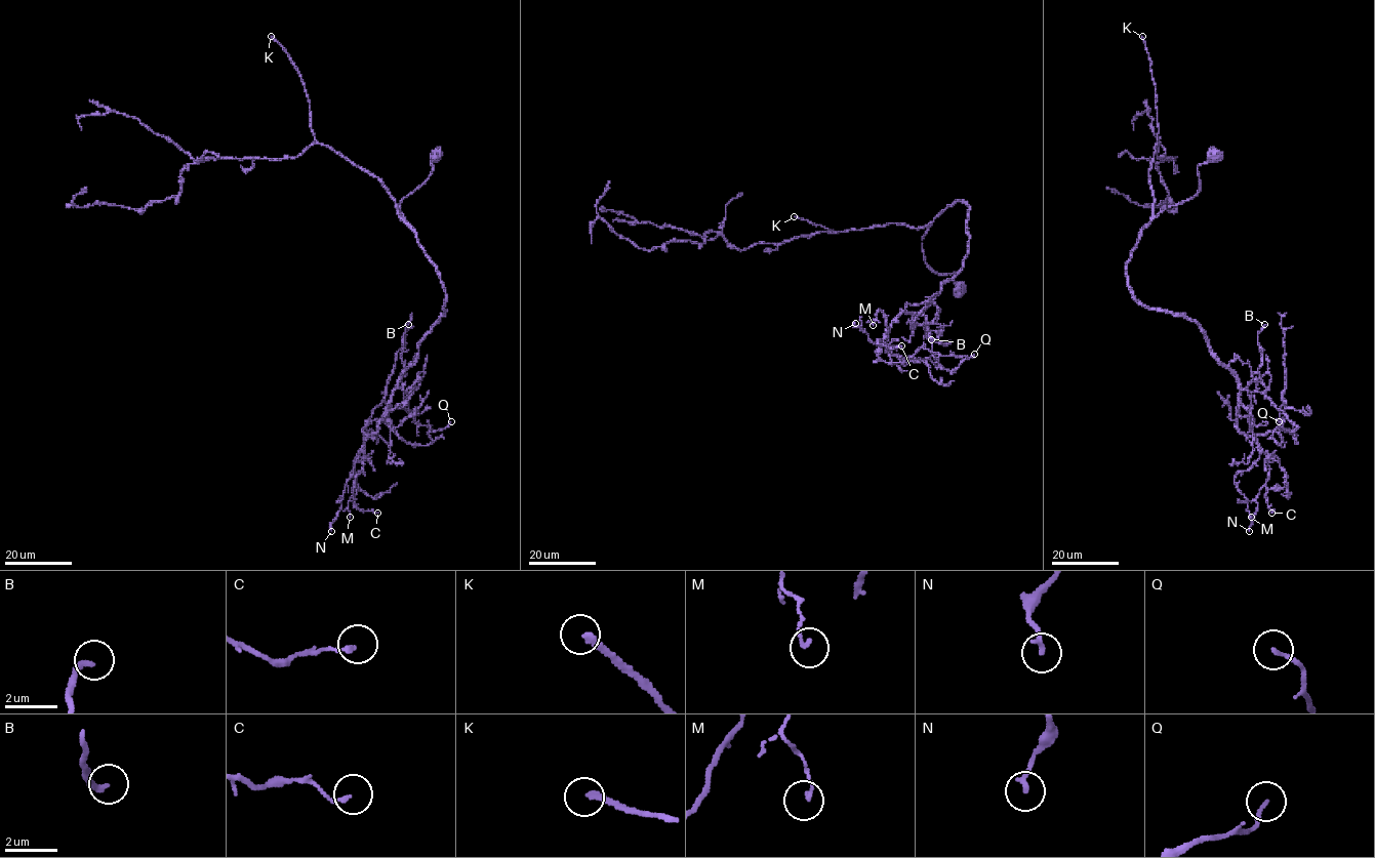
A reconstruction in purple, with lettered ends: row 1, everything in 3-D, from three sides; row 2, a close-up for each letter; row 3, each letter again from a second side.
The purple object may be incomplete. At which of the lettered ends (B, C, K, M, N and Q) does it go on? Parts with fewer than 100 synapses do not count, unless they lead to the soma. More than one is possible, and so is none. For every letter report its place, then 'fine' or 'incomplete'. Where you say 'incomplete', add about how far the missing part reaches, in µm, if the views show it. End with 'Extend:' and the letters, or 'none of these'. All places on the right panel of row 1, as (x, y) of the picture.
B: place (1264, 324); fine
C: place (1271, 513); fine
K: place (1142, 36); incomplete; missing 200 µm
M: place (1251, 517); fine
N: place (1249, 531); fine
Q: place (1279, 421); fine
Extend: K

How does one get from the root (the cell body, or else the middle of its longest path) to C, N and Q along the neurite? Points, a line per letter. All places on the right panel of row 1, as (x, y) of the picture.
C: (1147, 225), (1126, 266), (1131, 294), (1192, 319), (1236, 377), (1237, 428), (1285, 473), (1264, 495), (1271, 513)
N: (1147, 225), (1126, 266), (1131, 294), (1199, 325), (1237, 378), (1237, 428), (1266, 455), (1269, 476), (1249, 531)
Q: (1147, 225), (1126, 266), (1131, 294), (1192, 319), (1240, 387), (1262, 392), (1297, 428), (1279, 421)

